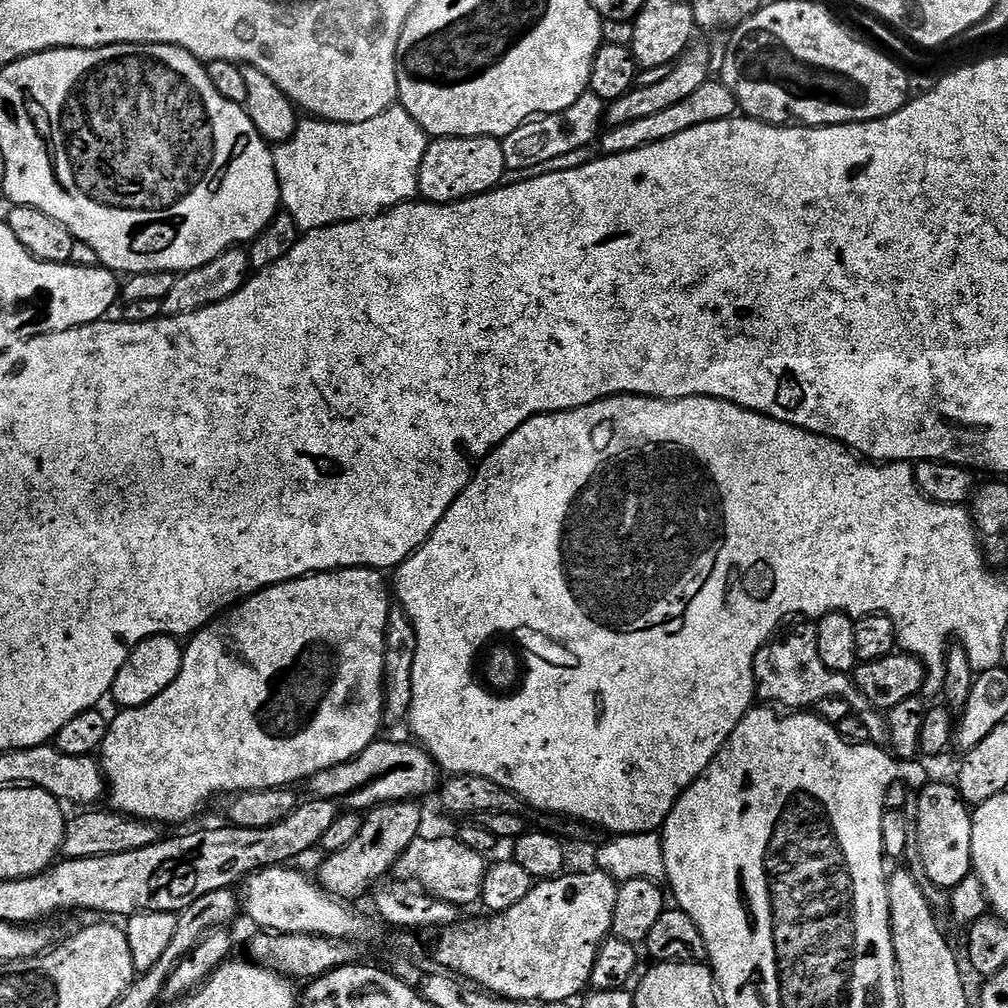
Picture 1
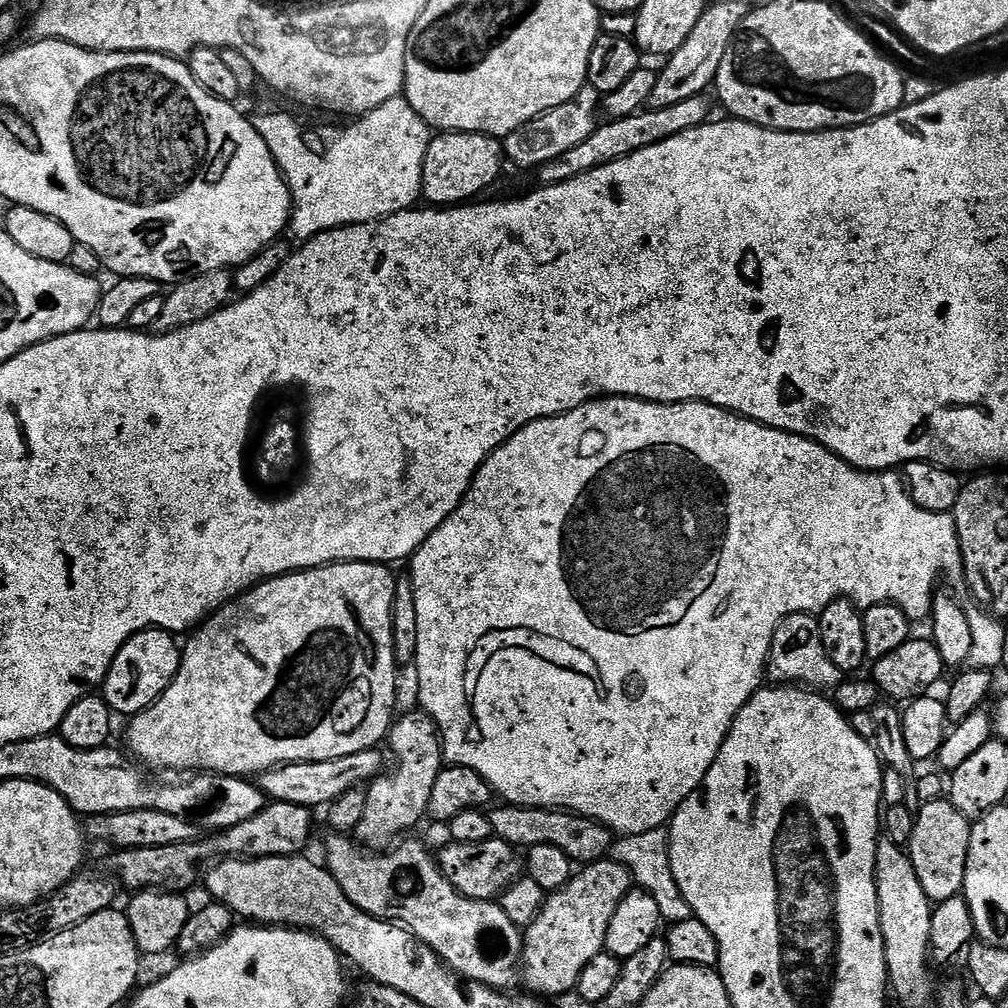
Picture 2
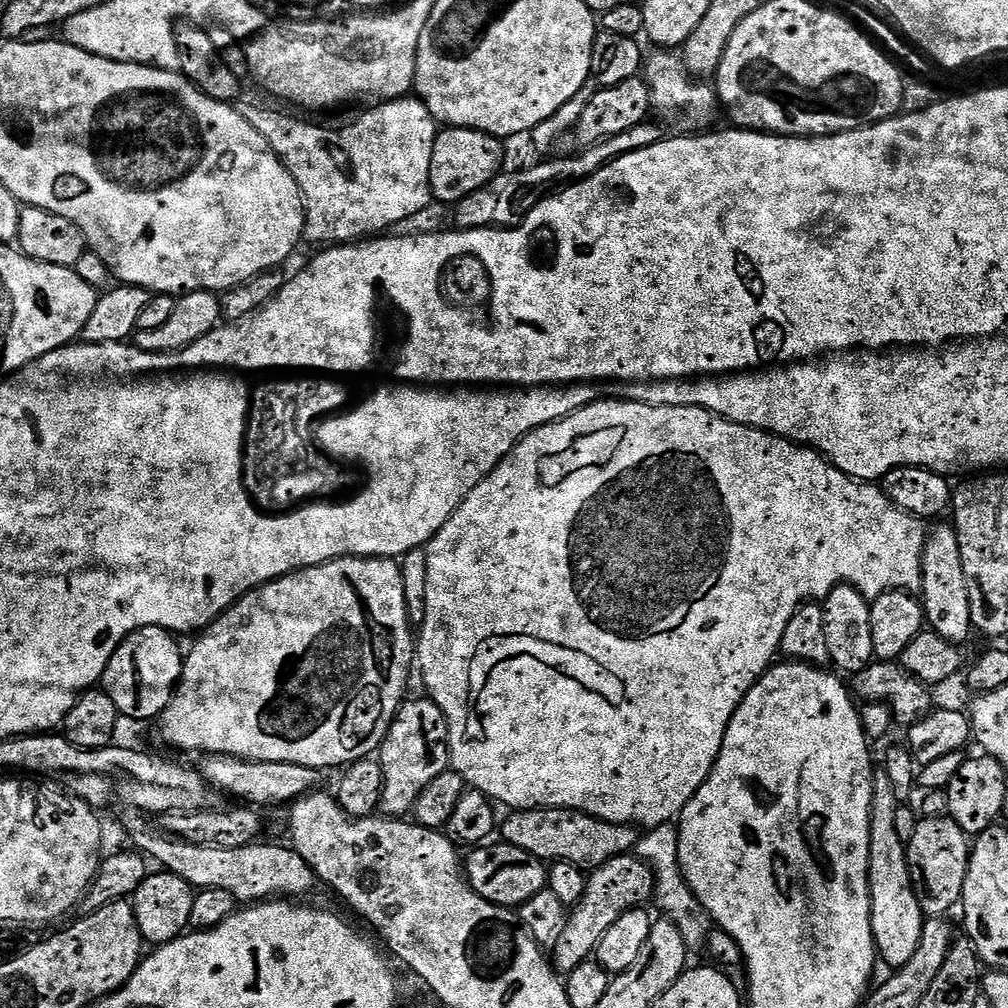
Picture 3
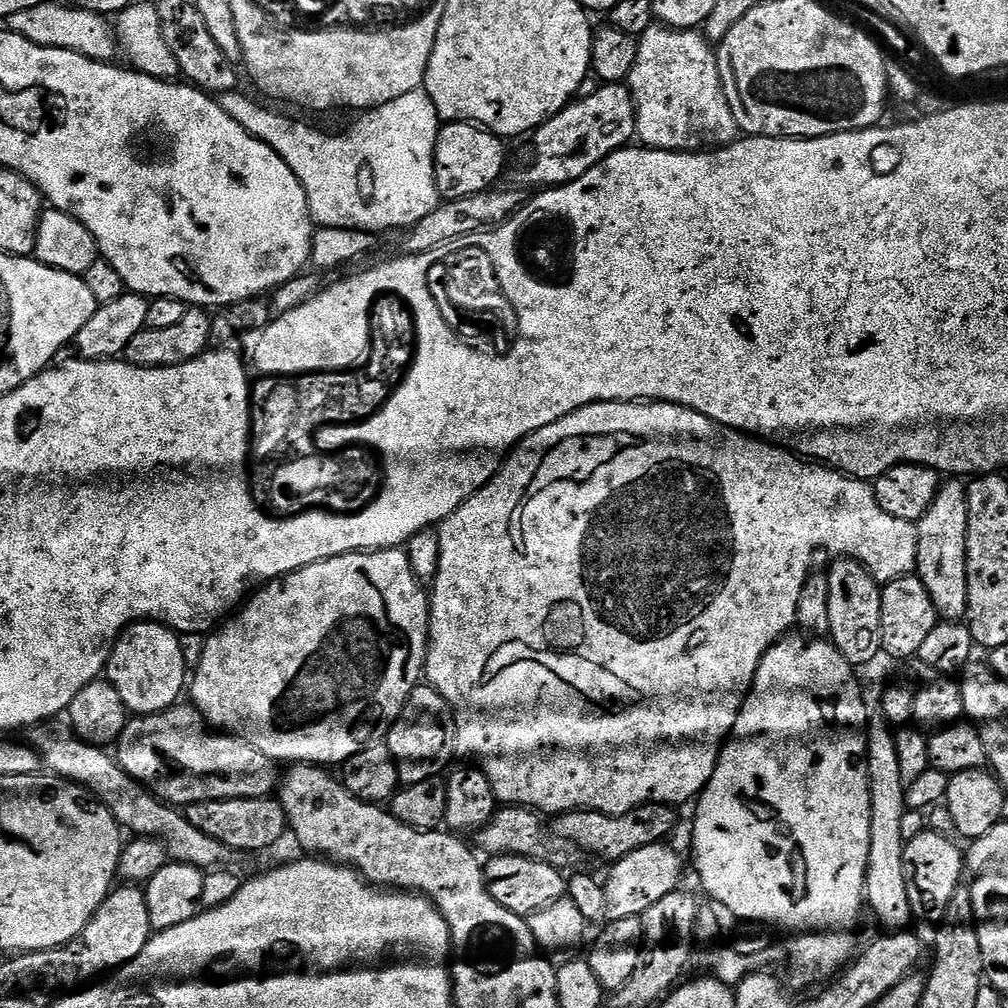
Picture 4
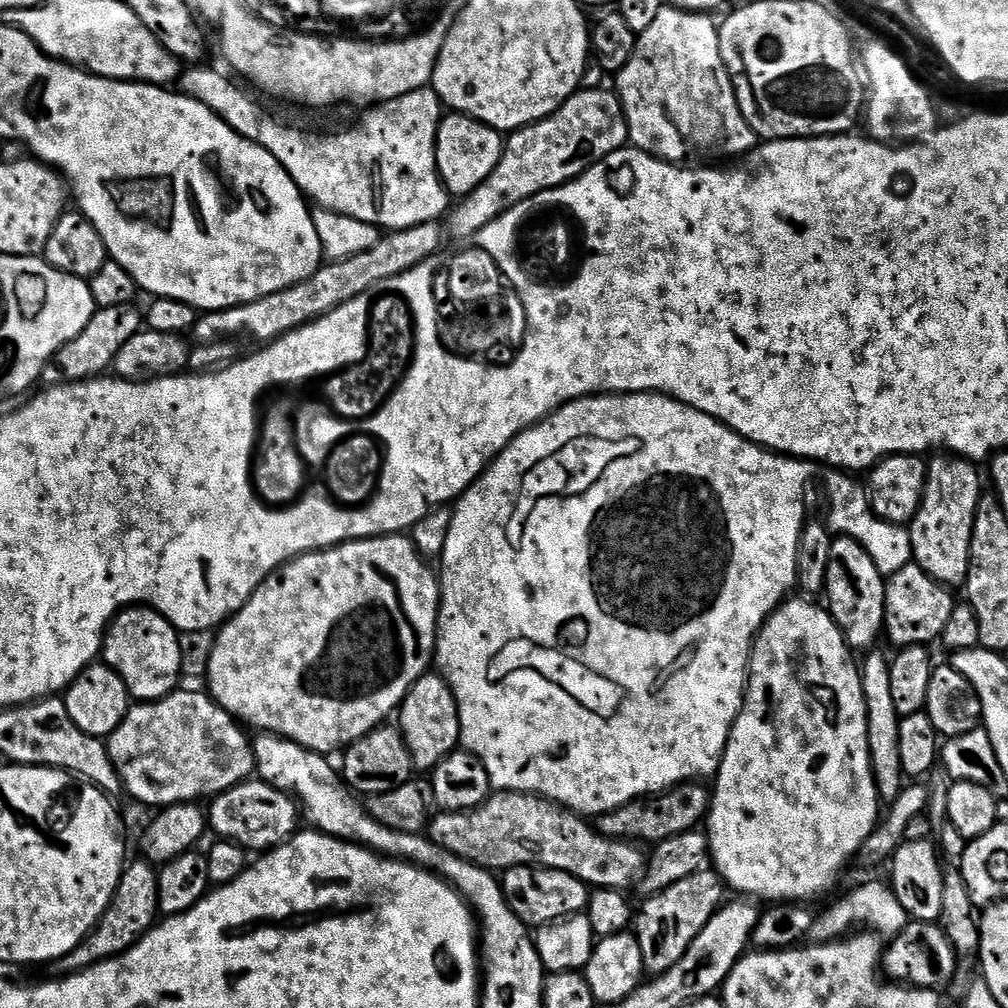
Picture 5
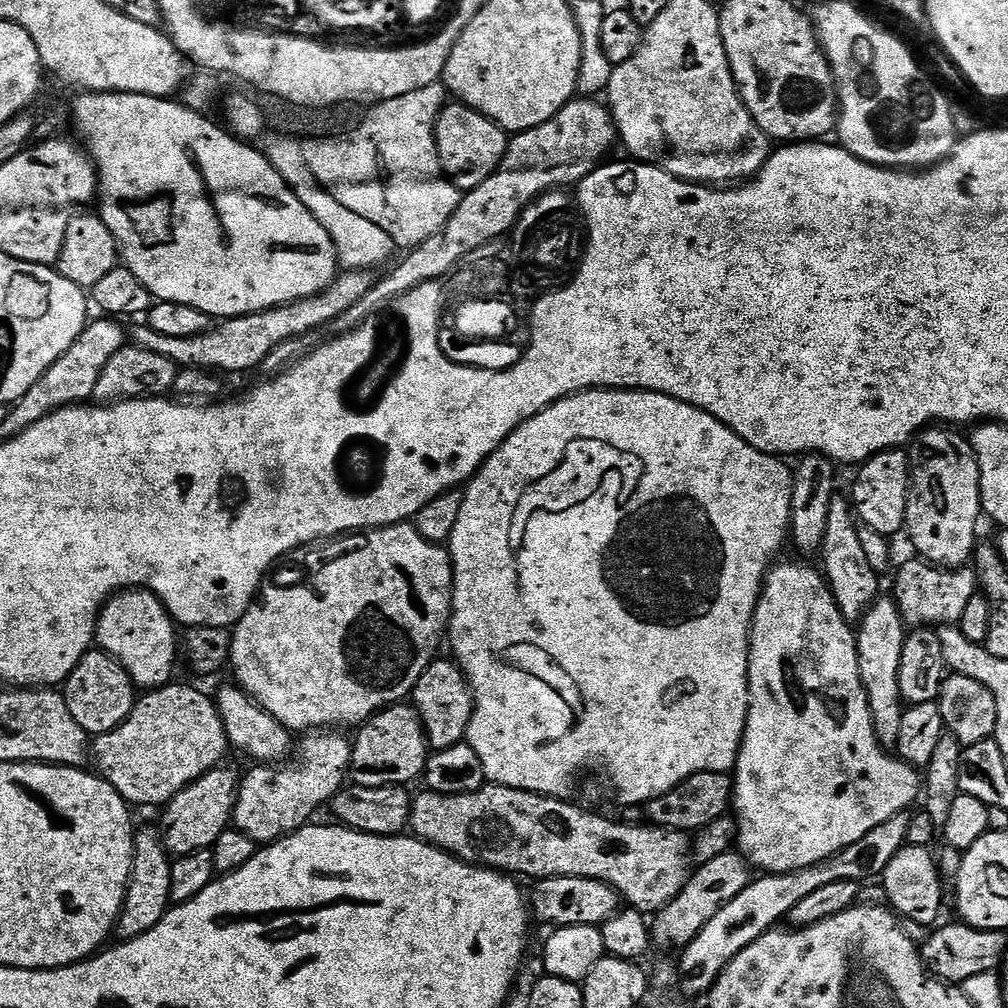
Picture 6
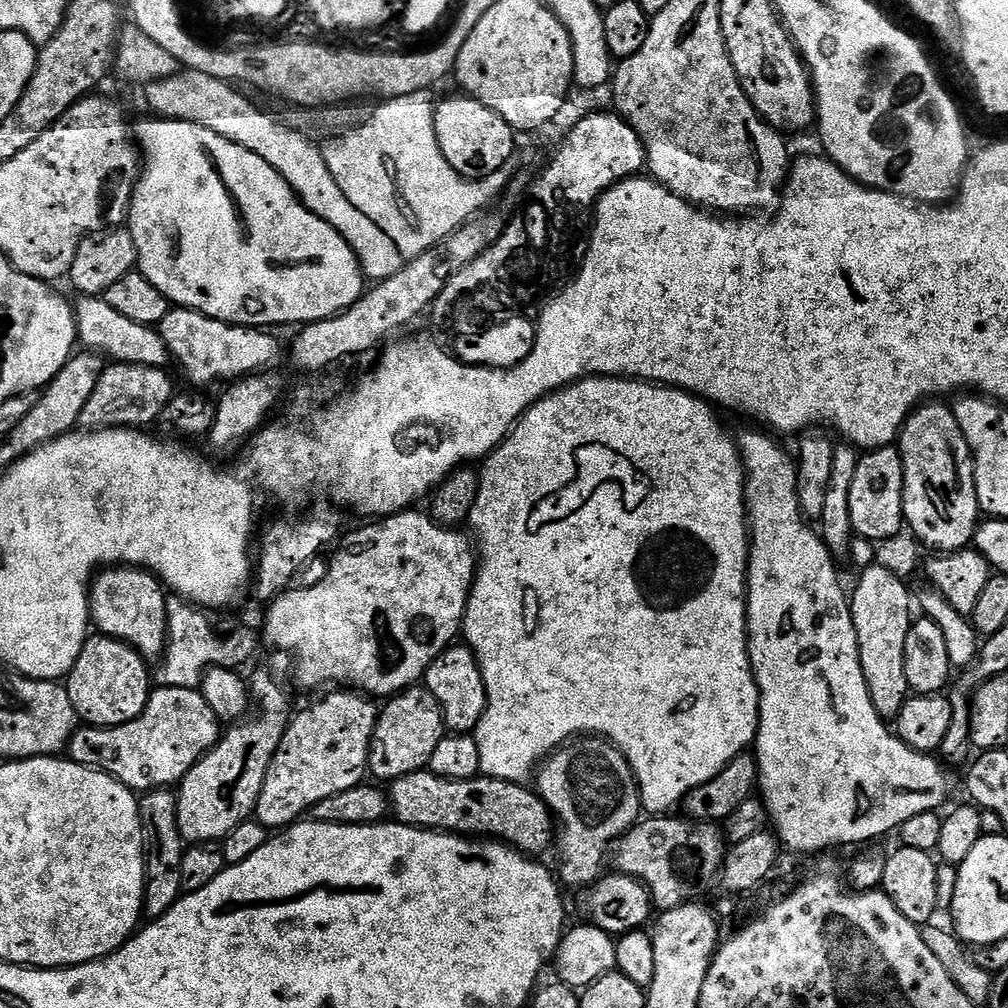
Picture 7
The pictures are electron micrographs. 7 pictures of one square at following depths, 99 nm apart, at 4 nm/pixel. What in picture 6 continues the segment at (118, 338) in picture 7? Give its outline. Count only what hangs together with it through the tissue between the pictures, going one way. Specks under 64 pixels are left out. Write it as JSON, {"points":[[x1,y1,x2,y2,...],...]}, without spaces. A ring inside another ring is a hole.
{"points":[[341,271,336,281,326,290,314,294,310,298,295,300,293,304,283,304,277,308,271,308,258,314,249,316,236,316,232,320,226,320,209,327,207,332,201,332,198,336,167,336,158,330,147,326,141,326,136,332,135,347,154,350,154,354,162,354,162,358,170,358,177,366,182,368,202,368,224,372,248,372,259,369,260,364,274,350,274,346,282,346,282,342,299,340,307,337,307,332,315,328,324,328,331,325,350,306,358,306,366,294,376,285,378,276,375,271,357,272]]}

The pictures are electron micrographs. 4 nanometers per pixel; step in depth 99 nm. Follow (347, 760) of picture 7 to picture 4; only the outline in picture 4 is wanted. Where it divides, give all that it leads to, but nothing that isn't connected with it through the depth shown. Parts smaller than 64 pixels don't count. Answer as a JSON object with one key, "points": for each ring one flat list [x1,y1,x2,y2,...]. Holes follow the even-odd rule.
{"points":[[238,798,237,800,211,800,187,805,183,809,184,817,202,834,224,844,225,849,236,852,264,852,272,848,288,828,288,819,282,810,279,799]]}

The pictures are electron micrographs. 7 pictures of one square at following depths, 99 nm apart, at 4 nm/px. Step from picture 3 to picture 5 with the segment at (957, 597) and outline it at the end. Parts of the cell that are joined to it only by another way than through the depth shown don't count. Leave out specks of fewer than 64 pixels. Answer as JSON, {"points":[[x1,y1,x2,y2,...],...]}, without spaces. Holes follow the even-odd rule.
{"points":[[951,454,937,455,929,459,927,465,928,477,922,502,910,525,912,558,918,567,930,574,930,578,956,590,968,578,974,514,982,495,980,476,973,461]]}

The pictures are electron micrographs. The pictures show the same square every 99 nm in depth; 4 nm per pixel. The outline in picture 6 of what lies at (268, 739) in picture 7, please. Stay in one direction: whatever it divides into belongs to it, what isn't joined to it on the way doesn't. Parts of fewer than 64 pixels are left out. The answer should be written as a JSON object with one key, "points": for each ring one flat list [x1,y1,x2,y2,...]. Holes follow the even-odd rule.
{"points":[[229,766,210,770,193,784,187,784,182,791,167,804,163,805,158,821,160,837,164,846,173,857,194,854,211,849,214,842,232,824,232,811,236,805,236,789,242,779,241,773]]}

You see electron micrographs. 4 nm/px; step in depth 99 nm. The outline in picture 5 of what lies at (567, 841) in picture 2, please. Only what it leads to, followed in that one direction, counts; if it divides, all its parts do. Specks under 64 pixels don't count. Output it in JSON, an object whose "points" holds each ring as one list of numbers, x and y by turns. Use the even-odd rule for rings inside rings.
{"points":[[700,782,678,784,655,796,632,800,604,816,595,817,594,827,608,840,626,840,640,846,655,846,663,840,695,832,707,821,712,805,711,791,702,785]]}

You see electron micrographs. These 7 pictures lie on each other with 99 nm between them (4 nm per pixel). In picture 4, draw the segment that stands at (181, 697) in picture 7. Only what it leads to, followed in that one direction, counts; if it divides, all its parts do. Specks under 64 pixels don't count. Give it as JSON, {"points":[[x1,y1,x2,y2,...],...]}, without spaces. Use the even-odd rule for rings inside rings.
{"points":[[188,702,177,703,165,712,129,719,114,745,114,755,126,774,173,806,271,797,278,788,277,761,235,734,213,730]]}

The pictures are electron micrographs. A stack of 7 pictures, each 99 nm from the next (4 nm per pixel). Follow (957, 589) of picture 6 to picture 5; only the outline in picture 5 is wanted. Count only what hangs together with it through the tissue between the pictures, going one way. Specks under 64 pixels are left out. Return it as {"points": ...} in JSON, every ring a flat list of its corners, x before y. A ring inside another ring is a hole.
{"points":[[916,563,902,566,893,576,887,577,886,606,884,607,884,632,886,640,893,644,893,649,910,646,932,646,939,641,946,630,946,622,950,622,950,614,956,609,957,601,952,600,953,593,945,585,938,583,926,570]]}

